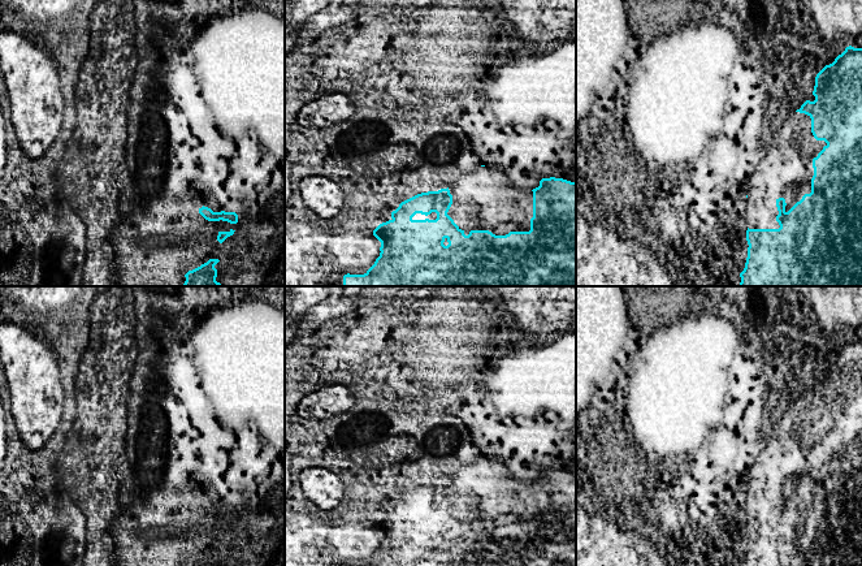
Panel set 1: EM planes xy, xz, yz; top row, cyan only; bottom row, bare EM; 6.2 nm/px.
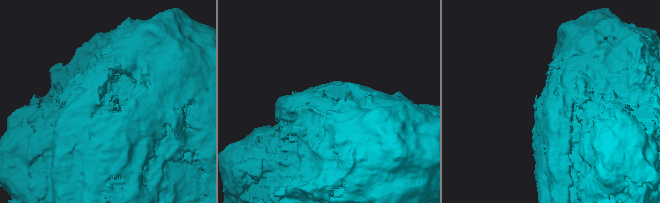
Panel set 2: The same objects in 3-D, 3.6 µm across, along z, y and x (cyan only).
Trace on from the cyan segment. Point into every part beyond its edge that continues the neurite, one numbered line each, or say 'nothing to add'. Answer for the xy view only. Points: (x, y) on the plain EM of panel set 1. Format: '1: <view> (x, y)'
nothing to add

